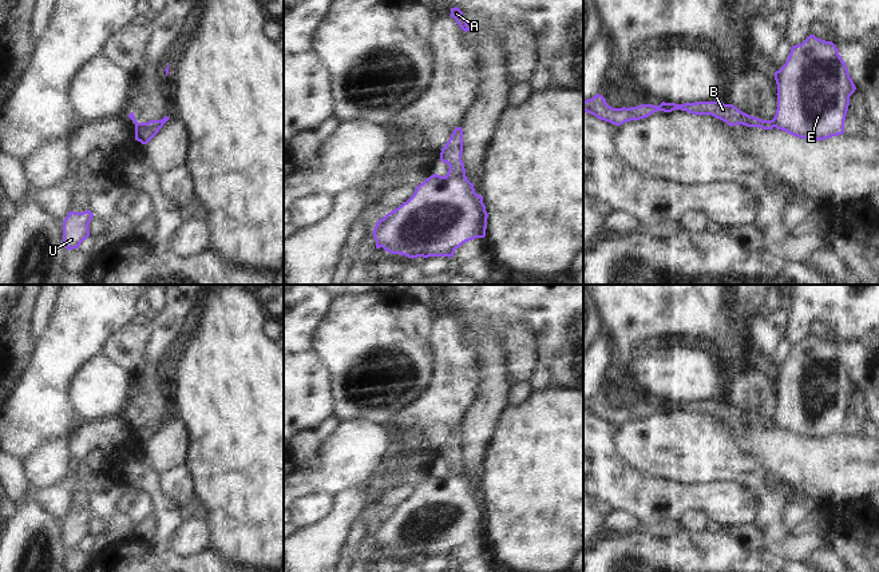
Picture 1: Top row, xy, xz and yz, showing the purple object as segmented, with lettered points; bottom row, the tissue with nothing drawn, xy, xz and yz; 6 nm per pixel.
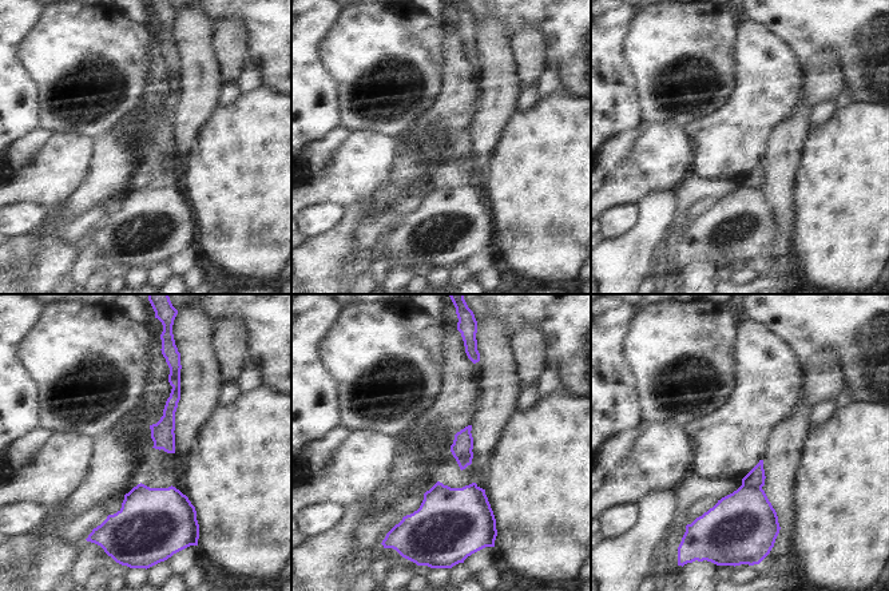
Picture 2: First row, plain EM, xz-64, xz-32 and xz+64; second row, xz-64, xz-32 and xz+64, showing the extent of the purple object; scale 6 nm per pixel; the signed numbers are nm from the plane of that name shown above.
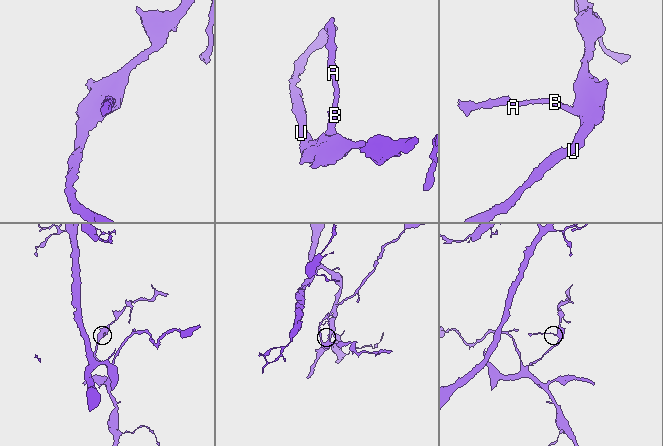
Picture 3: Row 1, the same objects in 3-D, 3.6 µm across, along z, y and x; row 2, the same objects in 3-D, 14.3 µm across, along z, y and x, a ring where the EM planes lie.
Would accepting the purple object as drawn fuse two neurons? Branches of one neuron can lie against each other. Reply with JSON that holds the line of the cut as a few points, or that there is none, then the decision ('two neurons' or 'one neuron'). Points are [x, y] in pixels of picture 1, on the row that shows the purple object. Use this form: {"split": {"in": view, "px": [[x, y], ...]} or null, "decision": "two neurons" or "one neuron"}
{"split": {"in": "xz", "px": [[464, 173], [451, 178], [444, 177]]}, "decision": "two neurons"}

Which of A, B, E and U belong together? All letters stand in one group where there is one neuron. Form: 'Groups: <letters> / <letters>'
Groups: A B / E U.

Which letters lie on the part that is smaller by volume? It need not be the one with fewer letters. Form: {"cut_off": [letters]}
{"cut_off": ["A", "B"]}

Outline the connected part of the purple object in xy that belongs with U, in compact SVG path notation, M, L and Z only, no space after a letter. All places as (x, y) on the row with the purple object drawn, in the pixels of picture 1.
M70 211L63 221L63 243L67 250L79 249L80 243L90 237L88 225L94 214Z

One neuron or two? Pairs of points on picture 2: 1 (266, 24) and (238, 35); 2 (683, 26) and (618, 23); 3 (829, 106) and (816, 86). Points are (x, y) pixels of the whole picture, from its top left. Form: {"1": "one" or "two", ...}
{"1": "two", "2": "two", "3": "two"}

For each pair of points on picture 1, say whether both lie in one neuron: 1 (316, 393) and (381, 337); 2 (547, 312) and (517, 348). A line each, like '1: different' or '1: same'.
1: different
2: different

